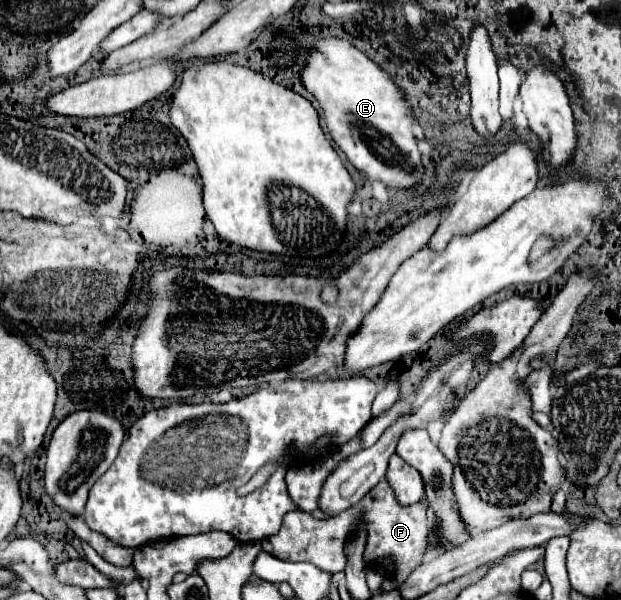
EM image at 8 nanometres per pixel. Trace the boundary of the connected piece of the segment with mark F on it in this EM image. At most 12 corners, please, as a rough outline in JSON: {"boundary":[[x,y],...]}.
{"boundary":[[381,480],[337,518],[288,512],[261,548],[345,570],[365,528],[367,564],[391,560],[403,584],[429,544],[427,500],[401,506]]}

